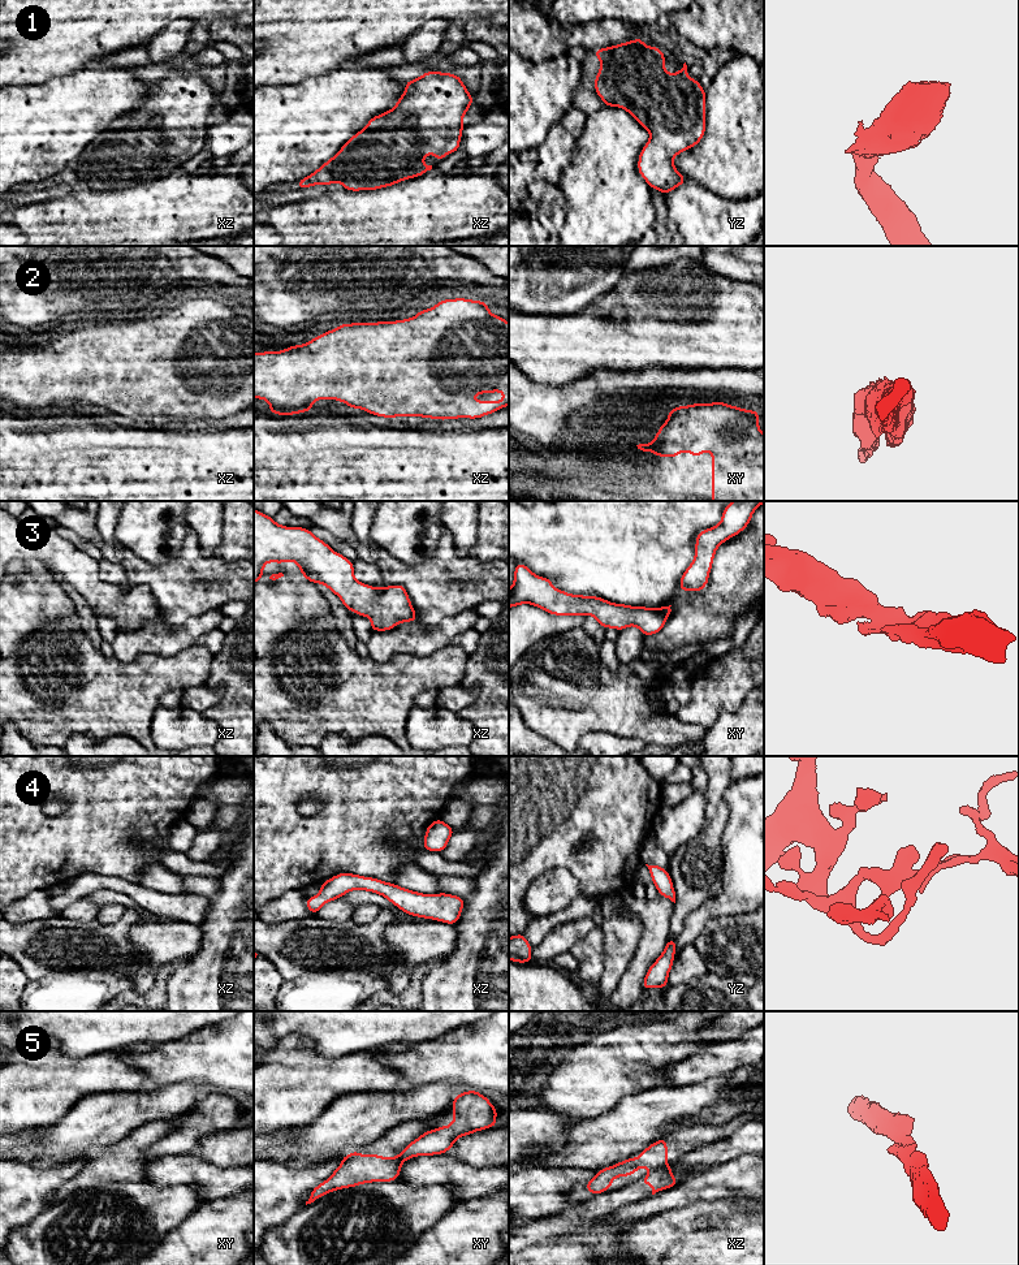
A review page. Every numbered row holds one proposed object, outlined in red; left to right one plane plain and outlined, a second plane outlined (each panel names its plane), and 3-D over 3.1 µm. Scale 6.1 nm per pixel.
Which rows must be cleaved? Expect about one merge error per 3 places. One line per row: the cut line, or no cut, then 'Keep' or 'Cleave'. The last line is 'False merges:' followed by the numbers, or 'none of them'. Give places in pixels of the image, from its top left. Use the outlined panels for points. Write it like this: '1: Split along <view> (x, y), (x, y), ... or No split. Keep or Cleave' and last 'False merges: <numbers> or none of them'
1: No split. Keep
2: No split. Keep
3: No split. Keep
4: No split. Keep
5: Split along xz (666, 1165), (651, 1171). Cleave
False merges: 5

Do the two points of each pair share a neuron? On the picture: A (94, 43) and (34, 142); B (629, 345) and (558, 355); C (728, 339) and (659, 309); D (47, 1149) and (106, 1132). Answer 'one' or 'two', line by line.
A: two
B: one
C: one
D: one

